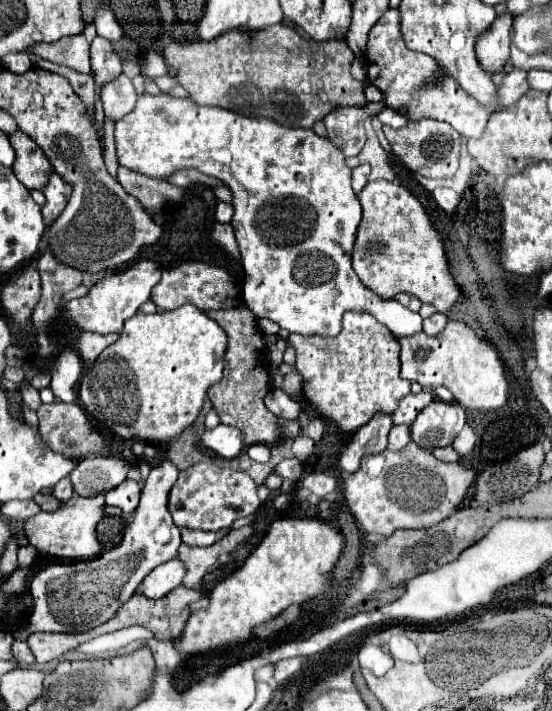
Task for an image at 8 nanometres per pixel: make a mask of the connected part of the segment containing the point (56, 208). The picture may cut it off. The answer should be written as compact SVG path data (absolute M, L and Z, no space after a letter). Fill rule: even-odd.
M53 173L49 177L47 187L43 189L43 195L47 197L47 203L45 203L45 207L41 211L43 211L45 223L49 225L49 223L53 223L61 215L63 207L67 205L69 195L71 195L71 187L57 173Z

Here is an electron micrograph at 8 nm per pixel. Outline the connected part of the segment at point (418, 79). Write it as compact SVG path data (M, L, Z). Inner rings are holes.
M387 9L385 15L371 27L369 31L369 55L367 55L367 77L373 85L377 85L383 91L385 103L391 109L403 111L407 109L405 115L409 115L413 121L419 119L437 119L437 121L447 121L457 133L463 137L481 137L483 129L489 121L489 115L501 107L513 105L515 101L525 95L529 89L527 85L527 73L521 69L509 69L503 73L499 79L499 99L493 107L481 107L471 95L467 95L455 79L445 75L443 69L439 69L437 61L431 59L425 53L411 51L405 41L401 39L401 15L397 9Z

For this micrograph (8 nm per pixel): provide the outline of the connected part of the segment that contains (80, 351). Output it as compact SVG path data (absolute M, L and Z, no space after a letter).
M81 331L73 349L77 351L77 355L81 357L81 361L85 365L91 365L99 357L99 353L105 347L109 347L111 343L115 343L117 339L119 339L119 335L115 335L115 333L113 335L97 335L93 331Z

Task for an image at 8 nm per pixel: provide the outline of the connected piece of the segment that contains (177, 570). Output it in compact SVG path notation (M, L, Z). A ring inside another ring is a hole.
M175 557L167 563L163 563L161 567L155 567L147 575L147 579L143 579L139 591L151 599L159 599L159 597L167 595L171 589L179 587L183 577L185 577L185 563L181 563L181 559Z

